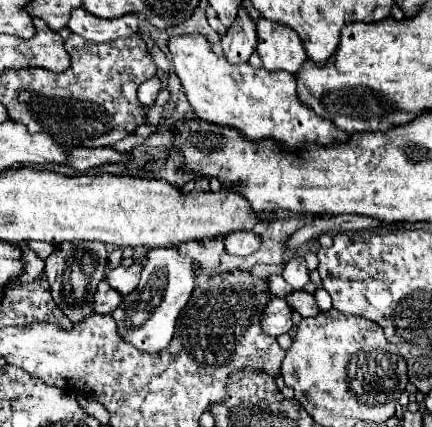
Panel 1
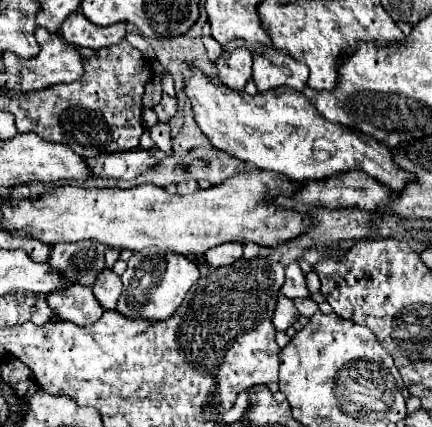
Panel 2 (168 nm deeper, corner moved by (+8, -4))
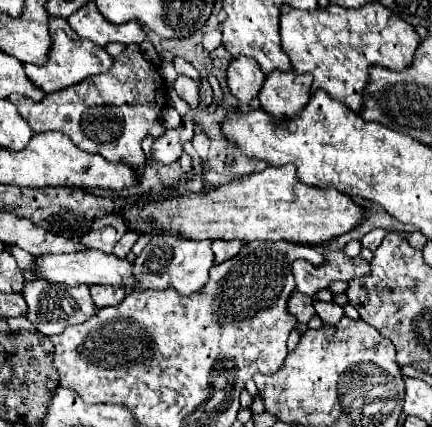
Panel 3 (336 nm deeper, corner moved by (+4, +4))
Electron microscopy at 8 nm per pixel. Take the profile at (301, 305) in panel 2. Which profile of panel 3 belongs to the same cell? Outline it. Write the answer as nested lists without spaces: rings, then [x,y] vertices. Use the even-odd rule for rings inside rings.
[[[314,300],[312,302],[314,304],[314,308],[316,308],[316,314],[322,318],[322,322],[326,322],[326,324],[330,324],[330,322],[338,322],[342,316],[344,316],[344,312],[342,312],[342,308],[336,304],[336,302],[324,302],[324,300]]]

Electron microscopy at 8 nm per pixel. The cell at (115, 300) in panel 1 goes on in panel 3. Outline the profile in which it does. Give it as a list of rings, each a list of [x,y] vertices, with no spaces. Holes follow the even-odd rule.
[[[28,280],[24,284],[24,292],[22,294],[24,294],[26,304],[28,304],[26,318],[44,336],[60,334],[66,326],[82,324],[82,322],[86,322],[88,318],[92,318],[96,314],[96,308],[94,308],[94,302],[92,302],[92,296],[90,296],[90,288],[86,284],[68,288],[64,284],[50,284],[50,282],[44,282],[44,280]]]

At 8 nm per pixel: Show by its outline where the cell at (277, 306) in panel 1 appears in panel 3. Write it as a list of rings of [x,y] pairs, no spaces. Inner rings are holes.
[[[292,292],[292,296],[288,298],[288,312],[302,324],[306,324],[316,314],[312,308],[312,300],[300,292]]]

